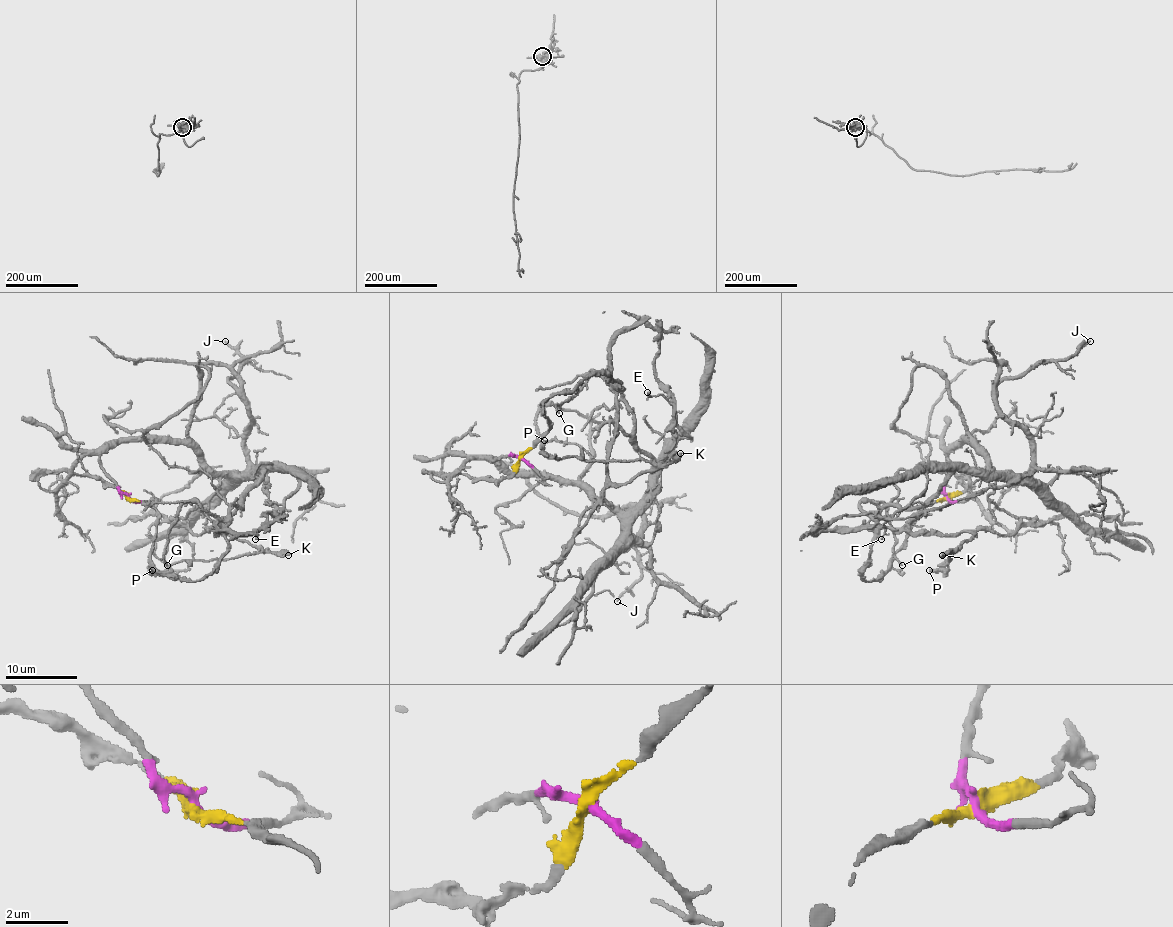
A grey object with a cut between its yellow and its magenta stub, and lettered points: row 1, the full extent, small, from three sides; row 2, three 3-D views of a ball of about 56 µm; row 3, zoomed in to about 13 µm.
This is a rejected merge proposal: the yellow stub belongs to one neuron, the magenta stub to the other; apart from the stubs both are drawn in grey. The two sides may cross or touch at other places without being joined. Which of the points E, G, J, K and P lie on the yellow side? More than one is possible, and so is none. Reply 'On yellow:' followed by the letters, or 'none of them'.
On yellow: K, P

